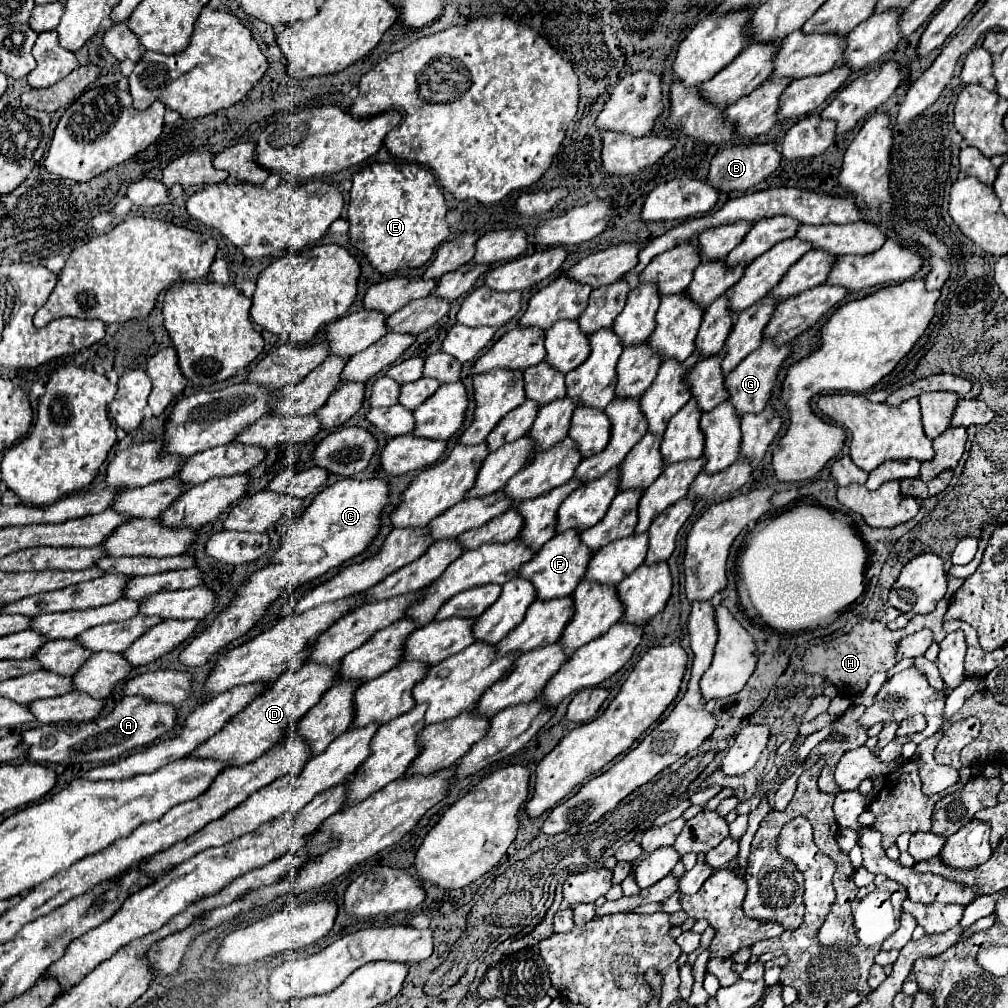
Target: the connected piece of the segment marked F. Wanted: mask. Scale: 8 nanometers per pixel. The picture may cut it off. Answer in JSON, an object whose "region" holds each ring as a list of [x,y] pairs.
{"region":[[[565,531],[565,535],[555,535],[551,541],[547,541],[541,551],[521,567],[519,577],[535,585],[539,599],[565,597],[571,595],[579,585],[581,575],[585,575],[585,563],[589,563],[591,555],[593,551],[589,551],[589,547],[581,547],[581,537],[577,531]]]}

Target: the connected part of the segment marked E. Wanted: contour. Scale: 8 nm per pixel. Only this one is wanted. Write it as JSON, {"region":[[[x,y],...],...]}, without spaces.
{"region":[[[373,163],[353,175],[351,199],[347,207],[349,243],[359,249],[379,273],[393,273],[403,267],[423,267],[449,235],[445,213],[445,197],[435,177],[425,167],[413,163]]]}

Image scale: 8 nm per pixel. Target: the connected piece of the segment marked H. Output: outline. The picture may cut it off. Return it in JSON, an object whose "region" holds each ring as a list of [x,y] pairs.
{"region":[[[941,599],[935,607],[935,611],[931,611],[929,615],[917,615],[913,617],[907,627],[903,629],[897,629],[897,631],[889,631],[885,623],[881,621],[861,621],[857,623],[847,635],[839,637],[839,639],[833,639],[829,643],[823,643],[823,645],[813,645],[805,651],[803,655],[803,671],[805,673],[817,673],[821,677],[825,677],[829,683],[833,683],[841,695],[847,695],[847,697],[855,697],[859,695],[861,691],[865,691],[869,679],[873,673],[877,671],[889,671],[893,665],[897,665],[897,659],[895,659],[895,647],[897,647],[897,639],[903,639],[905,635],[911,635],[911,633],[917,633],[921,629],[931,629],[935,633],[935,637],[943,639],[947,633],[943,633],[943,615],[947,611],[947,605],[949,601],[947,599]]]}

